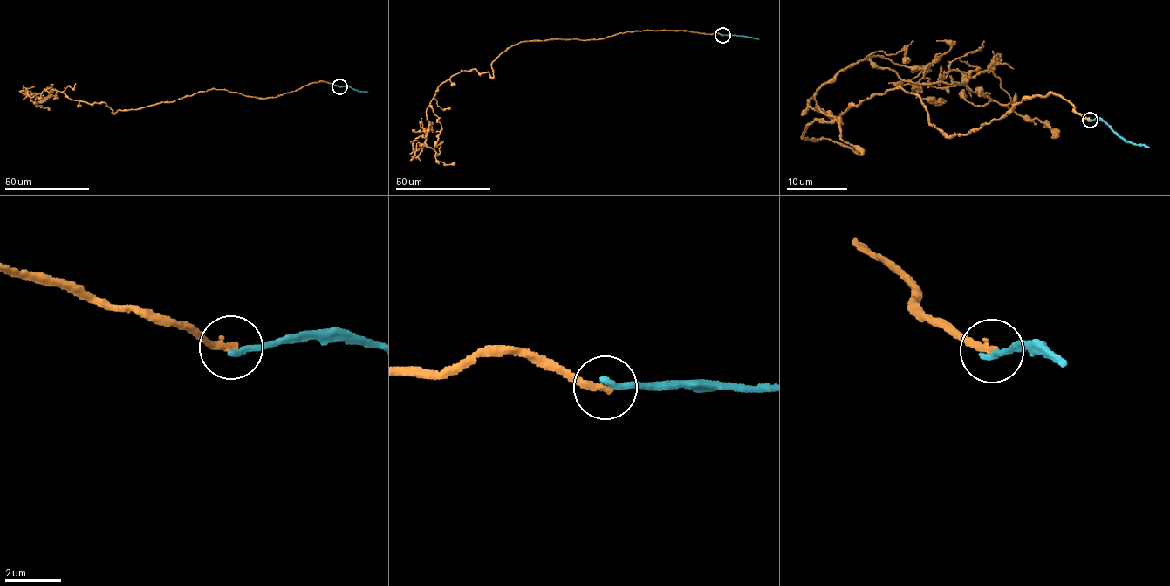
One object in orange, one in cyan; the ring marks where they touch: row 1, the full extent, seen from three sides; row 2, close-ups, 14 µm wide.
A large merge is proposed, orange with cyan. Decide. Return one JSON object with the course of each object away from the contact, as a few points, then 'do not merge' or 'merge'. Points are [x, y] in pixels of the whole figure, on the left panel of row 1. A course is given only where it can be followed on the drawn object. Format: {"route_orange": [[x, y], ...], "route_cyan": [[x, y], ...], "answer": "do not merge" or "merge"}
{"route_orange": [[339, 86], [319, 81], [262, 99], [211, 89], [114, 113], [55, 90], [21, 92], [33, 86]], "route_cyan": [[340, 86], [367, 92]], "answer": "do not merge"}

